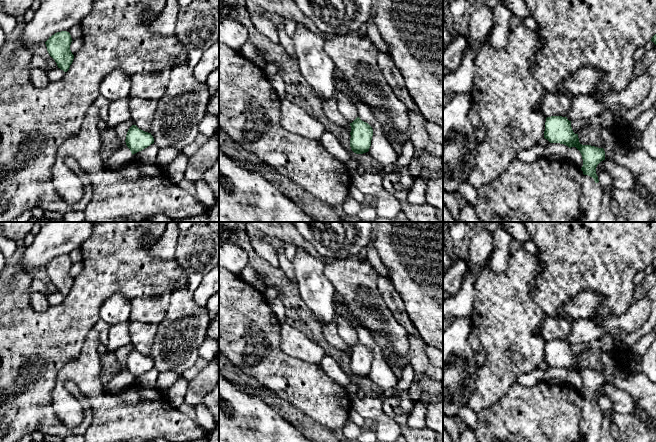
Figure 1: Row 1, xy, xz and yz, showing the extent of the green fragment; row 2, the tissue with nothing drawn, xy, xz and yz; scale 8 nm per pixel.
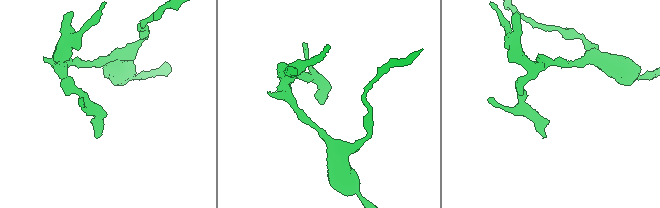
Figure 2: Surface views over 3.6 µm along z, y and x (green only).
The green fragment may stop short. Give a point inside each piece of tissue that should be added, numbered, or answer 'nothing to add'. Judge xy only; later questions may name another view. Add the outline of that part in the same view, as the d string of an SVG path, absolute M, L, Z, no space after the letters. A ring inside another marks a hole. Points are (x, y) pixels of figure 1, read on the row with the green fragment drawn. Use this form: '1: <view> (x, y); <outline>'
nothing to add

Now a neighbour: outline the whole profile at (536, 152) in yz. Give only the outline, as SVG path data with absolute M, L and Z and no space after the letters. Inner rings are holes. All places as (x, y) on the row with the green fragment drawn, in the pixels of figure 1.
M538 144L529 149L524 149L521 152L519 152L516 156L516 159L522 162L531 163L539 160L540 158L543 158L543 155L544 147Z

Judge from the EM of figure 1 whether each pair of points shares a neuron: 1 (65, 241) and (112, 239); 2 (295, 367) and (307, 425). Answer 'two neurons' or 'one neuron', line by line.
1: two neurons
2: two neurons

